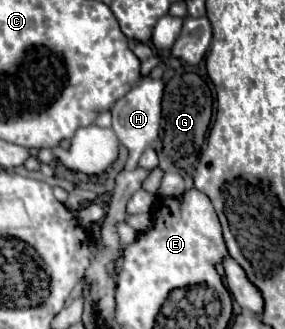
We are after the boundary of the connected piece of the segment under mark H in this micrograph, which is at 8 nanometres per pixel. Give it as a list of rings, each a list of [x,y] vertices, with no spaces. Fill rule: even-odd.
[[[144,77],[140,85],[130,89],[112,109],[112,129],[118,135],[120,143],[130,151],[130,161],[138,161],[144,149],[158,137],[160,131],[160,103],[162,103],[162,85],[160,79]]]

